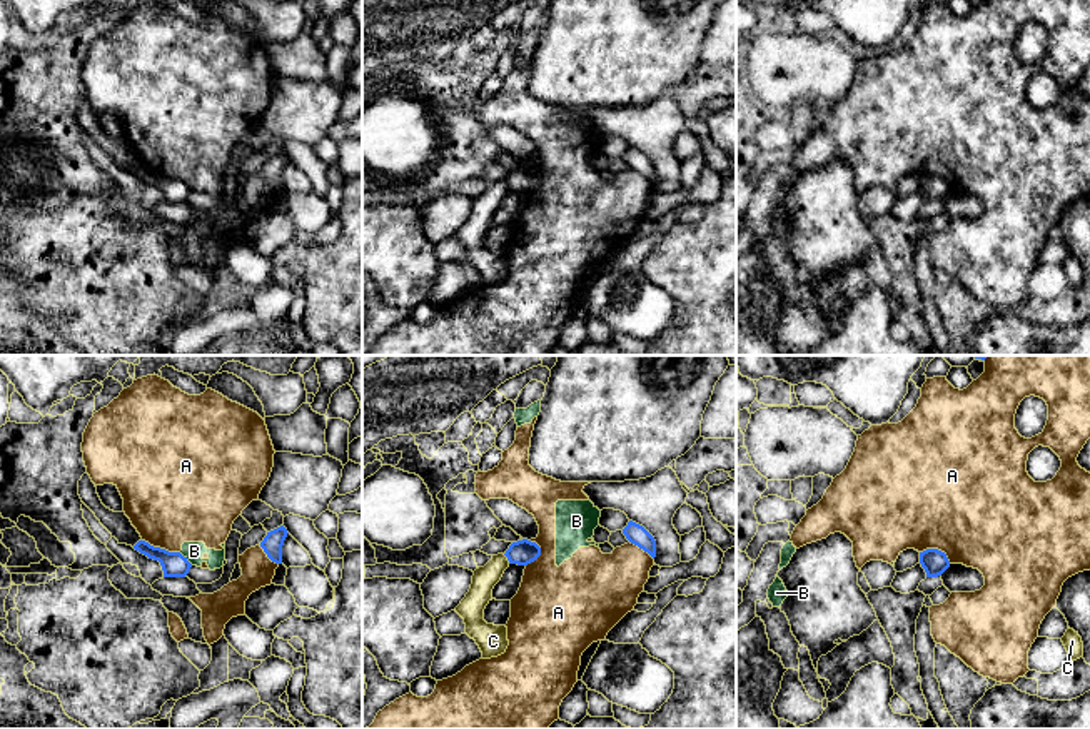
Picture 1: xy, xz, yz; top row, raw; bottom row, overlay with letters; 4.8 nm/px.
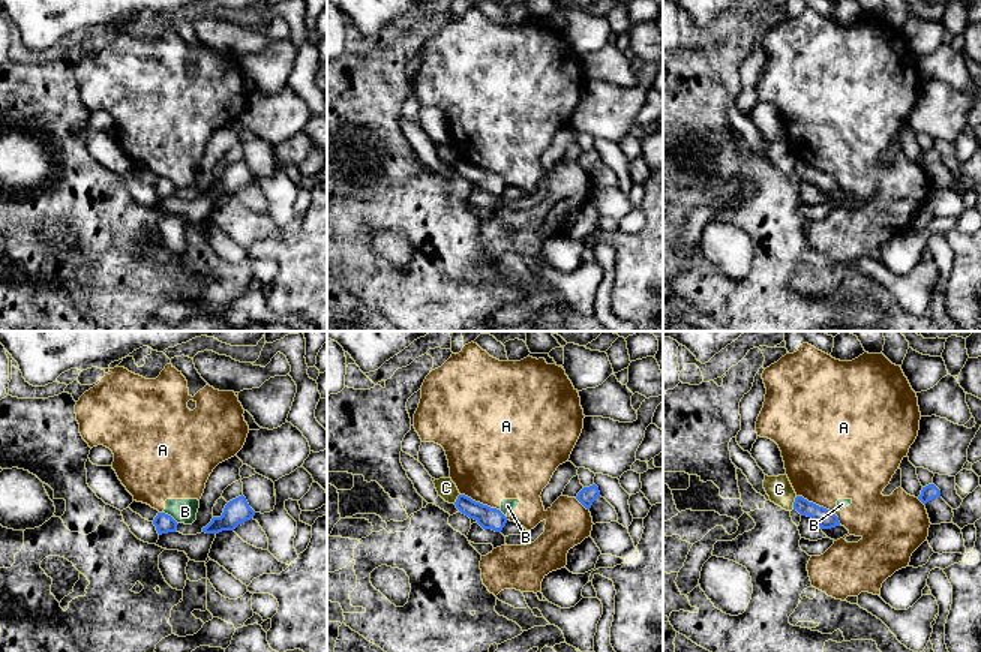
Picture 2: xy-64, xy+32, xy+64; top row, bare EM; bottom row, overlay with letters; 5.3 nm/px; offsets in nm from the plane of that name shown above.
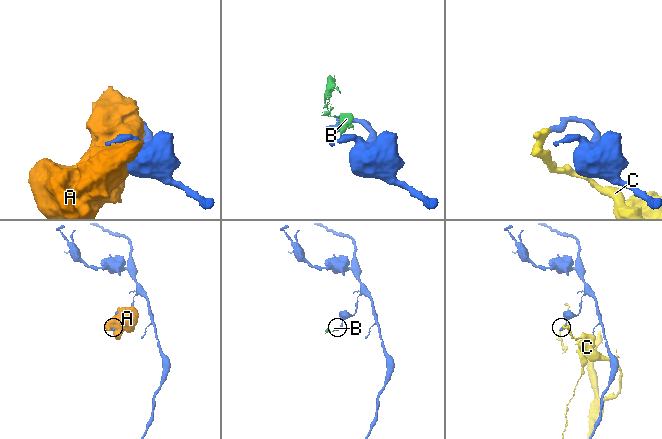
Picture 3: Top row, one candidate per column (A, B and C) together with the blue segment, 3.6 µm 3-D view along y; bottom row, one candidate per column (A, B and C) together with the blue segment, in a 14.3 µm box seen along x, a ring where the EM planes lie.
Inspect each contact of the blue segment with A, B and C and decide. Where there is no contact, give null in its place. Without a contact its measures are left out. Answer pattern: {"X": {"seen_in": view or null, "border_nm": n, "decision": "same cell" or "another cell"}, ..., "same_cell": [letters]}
{"A": {"seen_in": "xy", "border_nm": 200, "decision": "another cell"}, "B": {"seen_in": "xy", "border_nm": 90, "decision": "another cell"}, "C": {"seen_in": "xz", "border_nm": 60, "decision": "another cell"}, "same_cell": []}

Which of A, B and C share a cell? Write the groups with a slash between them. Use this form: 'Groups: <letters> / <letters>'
Groups: A B / C

